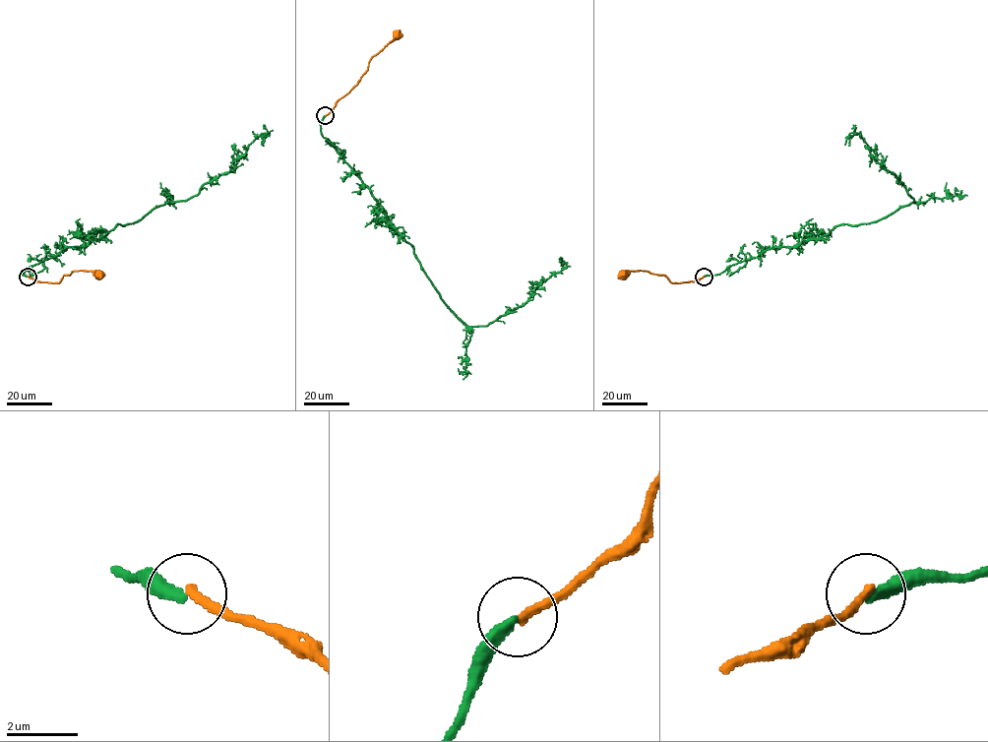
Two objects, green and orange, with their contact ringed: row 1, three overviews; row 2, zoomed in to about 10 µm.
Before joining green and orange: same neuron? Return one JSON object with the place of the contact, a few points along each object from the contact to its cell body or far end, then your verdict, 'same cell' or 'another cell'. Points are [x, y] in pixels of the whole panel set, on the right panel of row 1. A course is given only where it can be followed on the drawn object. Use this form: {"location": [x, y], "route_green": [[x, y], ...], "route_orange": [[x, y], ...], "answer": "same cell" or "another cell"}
{"location": [704, 277], "route_green": [[704, 277], [773, 247], [818, 239], [837, 225], [874, 222], [913, 202], [860, 136], [844, 145]], "route_orange": [[704, 277], [693, 281], [672, 282], [664, 275], [647, 271], [626, 271], [623, 274]], "answer": "another cell"}

